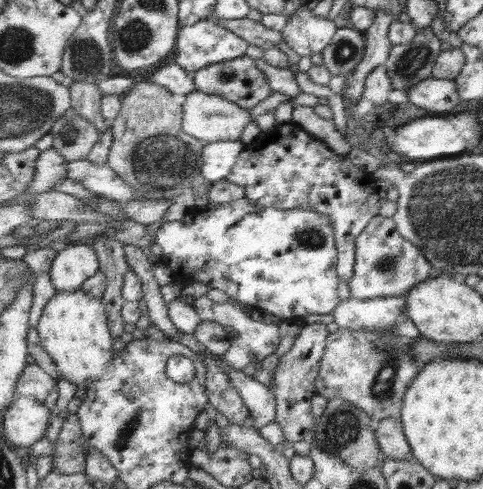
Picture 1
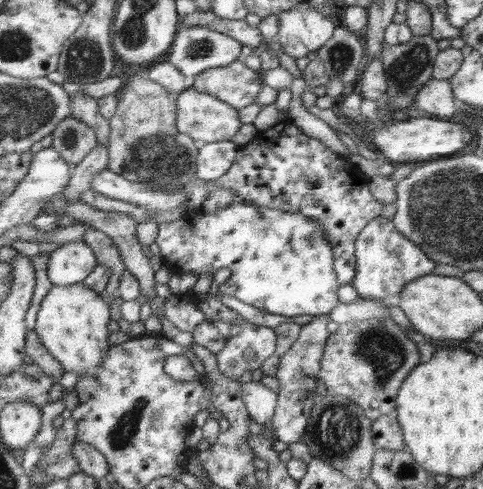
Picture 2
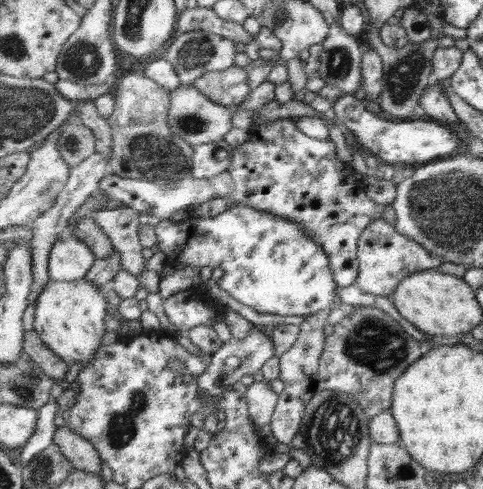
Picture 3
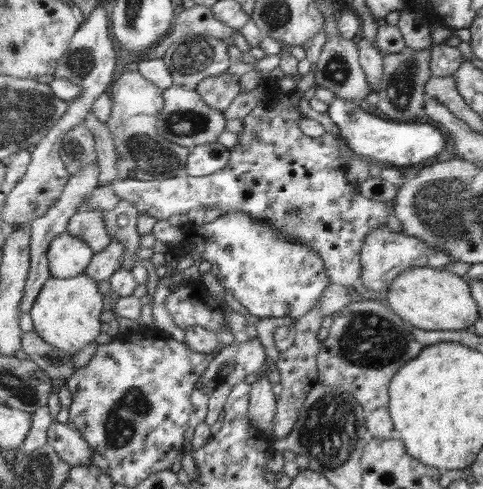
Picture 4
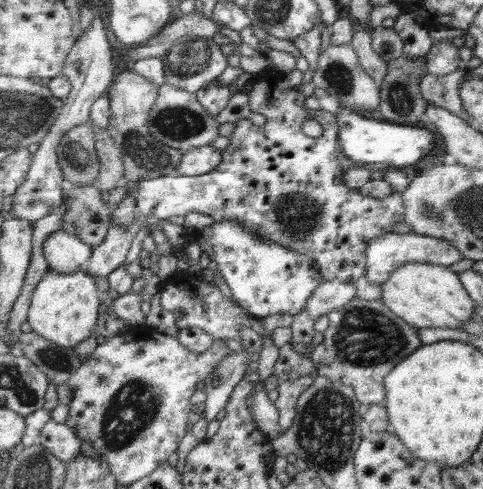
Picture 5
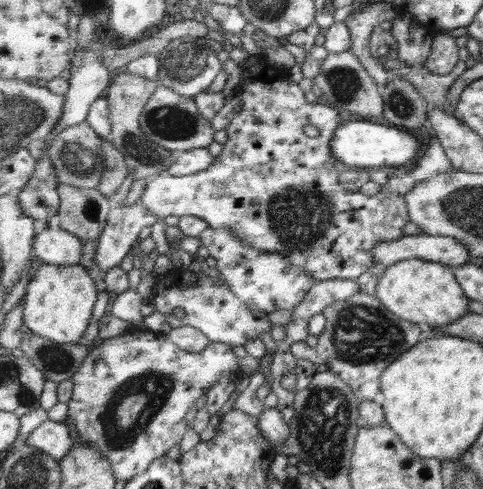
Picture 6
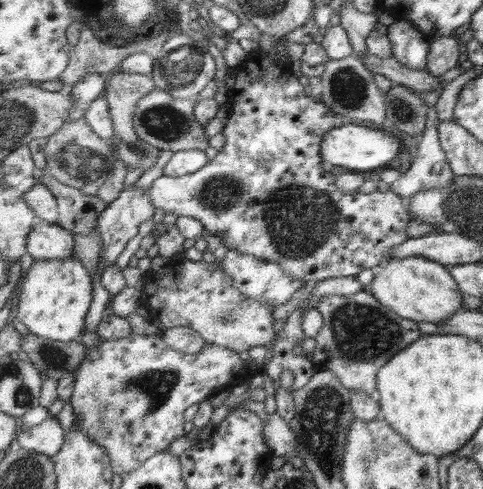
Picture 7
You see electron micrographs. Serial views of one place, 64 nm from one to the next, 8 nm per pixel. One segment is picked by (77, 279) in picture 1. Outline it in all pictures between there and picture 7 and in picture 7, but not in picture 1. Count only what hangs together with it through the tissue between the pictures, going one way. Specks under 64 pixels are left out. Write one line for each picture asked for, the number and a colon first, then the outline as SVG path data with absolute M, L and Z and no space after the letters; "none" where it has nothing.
2: M71 242L53 252L49 278L55 286L83 284L99 266L97 252L87 242Z
3: M77 236L61 238L49 260L51 282L79 282L89 276L97 264L97 254Z
4: M61 234L49 250L49 262L53 278L69 280L77 276L85 276L89 264L93 264L95 250L81 238L73 234Z
5: M57 232L47 240L45 254L53 268L53 272L59 274L77 274L81 272L89 260L93 258L95 248L91 244L85 244L79 236L73 236L71 232Z
6: M51 226L41 232L35 242L35 254L39 254L47 264L73 268L83 266L85 260L85 242L73 232L63 230L61 226Z
7: M39 224L29 236L29 254L33 260L75 260L77 238L59 224Z

